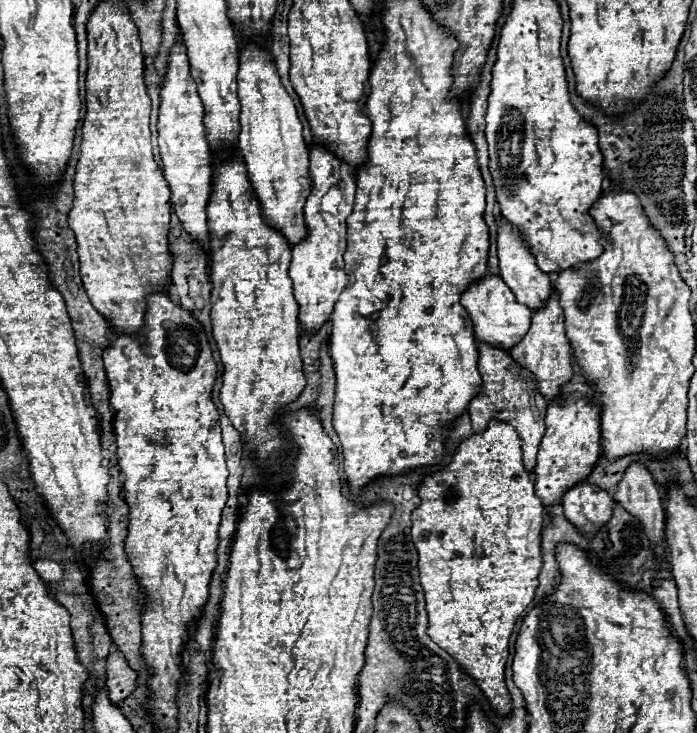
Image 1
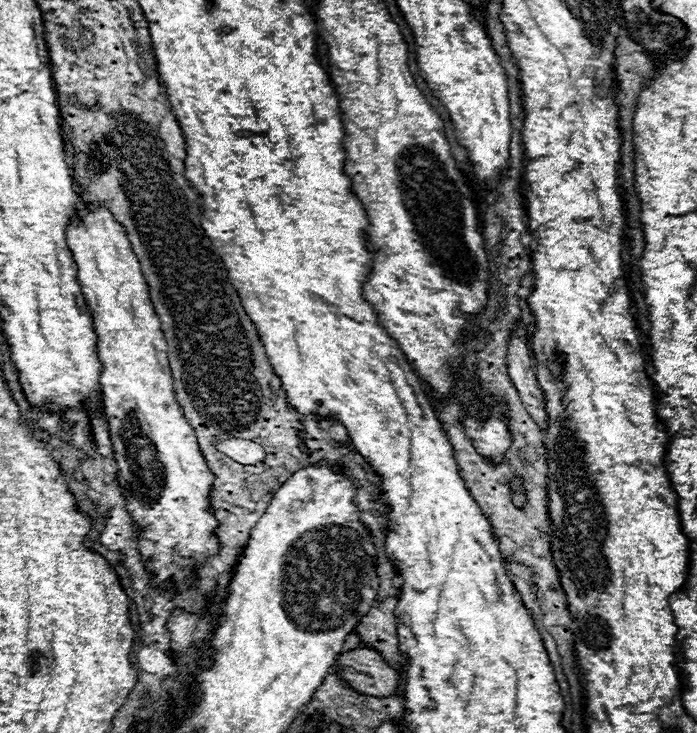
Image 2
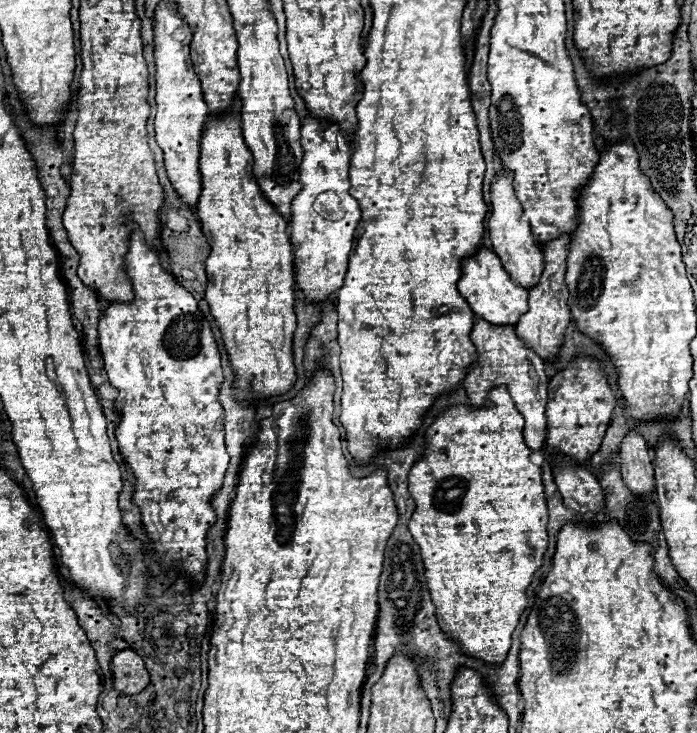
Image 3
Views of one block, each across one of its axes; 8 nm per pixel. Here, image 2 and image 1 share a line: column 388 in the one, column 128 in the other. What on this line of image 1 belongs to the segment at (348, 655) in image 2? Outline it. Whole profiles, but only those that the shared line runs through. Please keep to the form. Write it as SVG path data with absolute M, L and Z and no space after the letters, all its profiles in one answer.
M114 652L106 658L106 686L108 698L118 704L136 688L136 672L126 664L122 652Z

